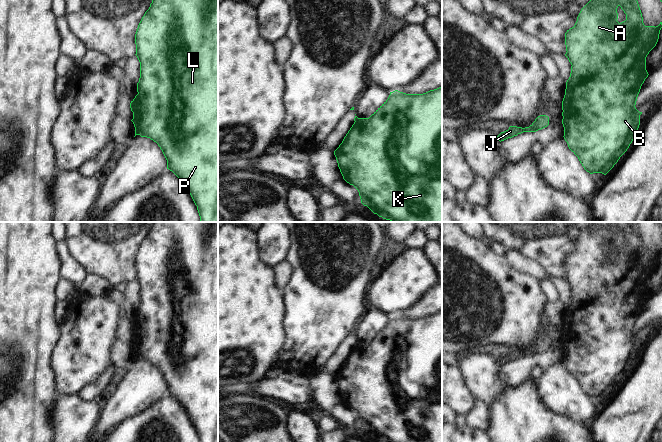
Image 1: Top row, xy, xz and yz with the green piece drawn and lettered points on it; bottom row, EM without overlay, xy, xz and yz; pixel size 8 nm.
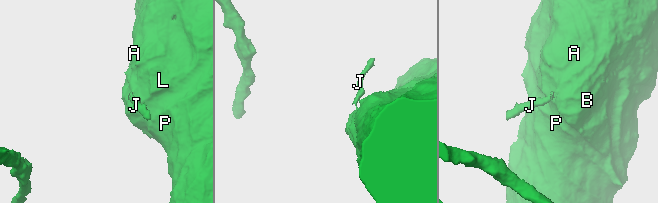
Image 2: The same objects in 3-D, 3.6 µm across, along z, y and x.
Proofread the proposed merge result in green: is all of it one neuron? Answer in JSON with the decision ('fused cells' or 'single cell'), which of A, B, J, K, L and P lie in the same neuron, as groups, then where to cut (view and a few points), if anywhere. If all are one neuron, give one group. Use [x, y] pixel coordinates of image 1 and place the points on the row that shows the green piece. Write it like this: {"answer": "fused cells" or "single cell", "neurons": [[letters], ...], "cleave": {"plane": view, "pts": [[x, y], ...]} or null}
{"answer": "fused cells", "neurons": [["A", "B", "K", "L", "P"], ["J"]], "cleave": {"plane": "xy", "pts": [[131, 101], [133, 111]]}}

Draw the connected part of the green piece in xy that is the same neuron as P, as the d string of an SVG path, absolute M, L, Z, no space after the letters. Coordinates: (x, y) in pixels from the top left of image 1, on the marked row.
M152 0L142 17L136 34L136 56L140 62L138 94L132 101L135 136L147 137L158 144L172 171L188 189L201 222L218 222L218 0Z

